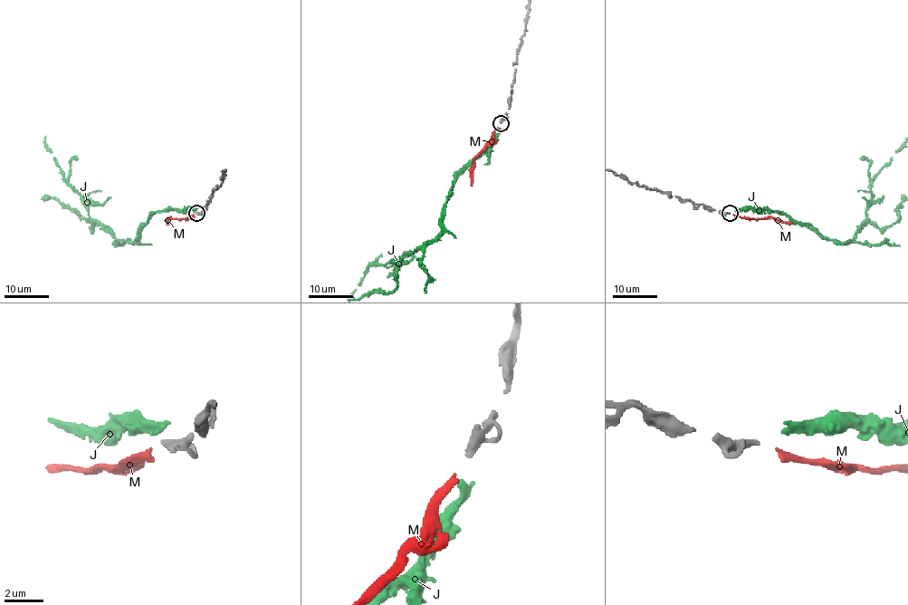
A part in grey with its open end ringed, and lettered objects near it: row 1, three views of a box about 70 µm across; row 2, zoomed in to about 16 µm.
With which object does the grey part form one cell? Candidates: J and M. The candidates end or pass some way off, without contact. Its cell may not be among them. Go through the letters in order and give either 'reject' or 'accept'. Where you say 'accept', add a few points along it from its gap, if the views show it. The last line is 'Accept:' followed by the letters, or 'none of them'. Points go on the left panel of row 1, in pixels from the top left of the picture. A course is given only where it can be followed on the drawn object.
J: reject
M: accept; course (193, 214), (187, 218), (169, 216), (167, 224)
Accept: M

